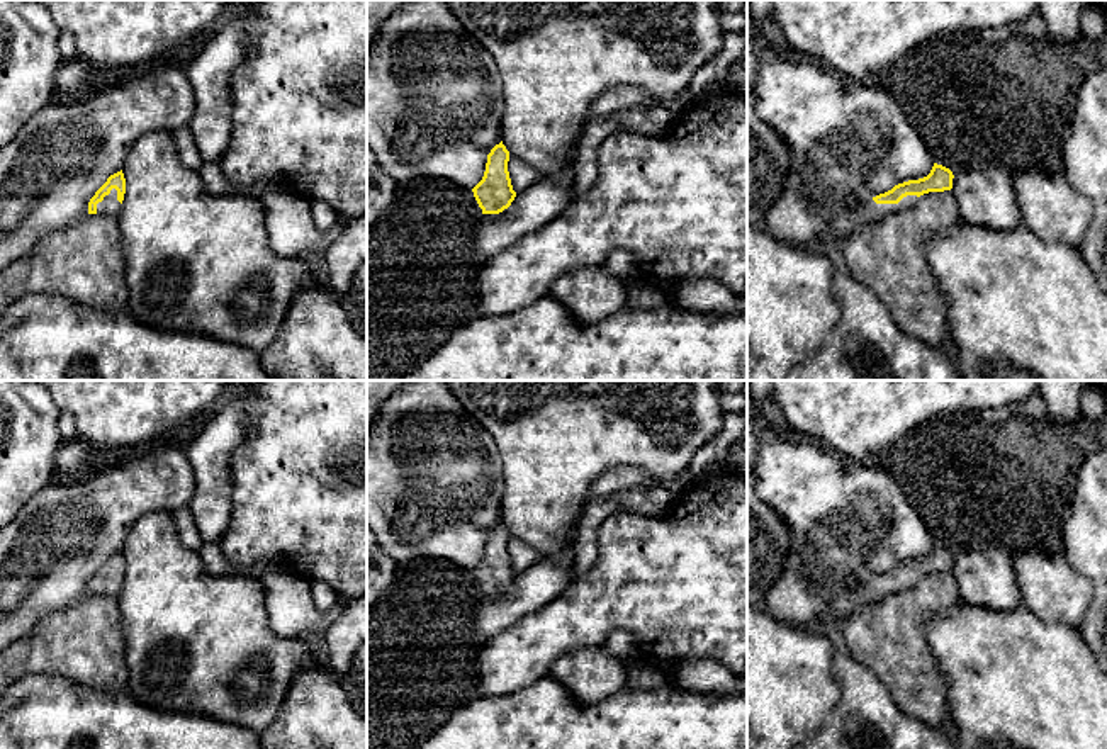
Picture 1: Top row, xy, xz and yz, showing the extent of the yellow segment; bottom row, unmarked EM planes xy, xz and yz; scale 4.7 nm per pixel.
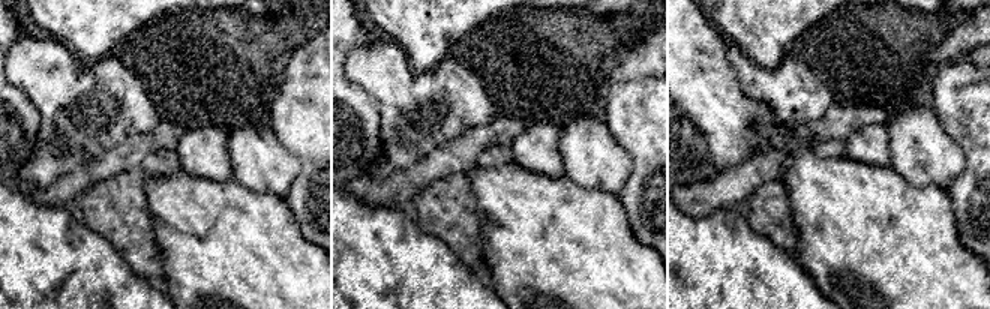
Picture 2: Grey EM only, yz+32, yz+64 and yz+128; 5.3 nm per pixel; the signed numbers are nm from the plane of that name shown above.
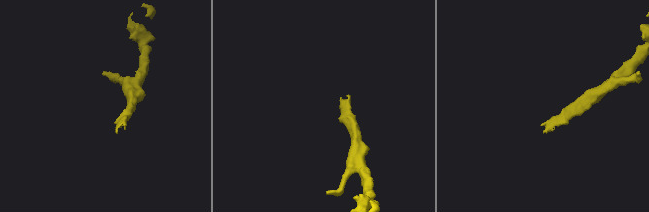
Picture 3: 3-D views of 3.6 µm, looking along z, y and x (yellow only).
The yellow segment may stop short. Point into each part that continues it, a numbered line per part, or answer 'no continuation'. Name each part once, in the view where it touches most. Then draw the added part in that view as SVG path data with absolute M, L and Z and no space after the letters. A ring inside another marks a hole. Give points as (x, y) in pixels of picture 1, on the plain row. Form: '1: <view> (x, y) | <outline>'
1: xy (109, 586) | M112 569L109 576L104 577L102 583L97 584L98 596L119 598L122 584L117 581L117 571Z

